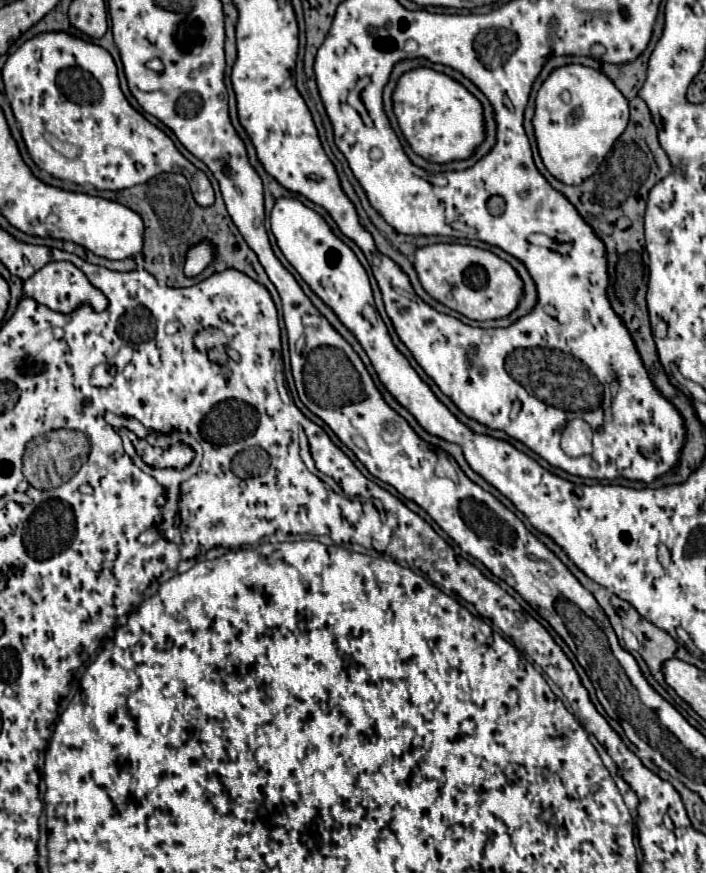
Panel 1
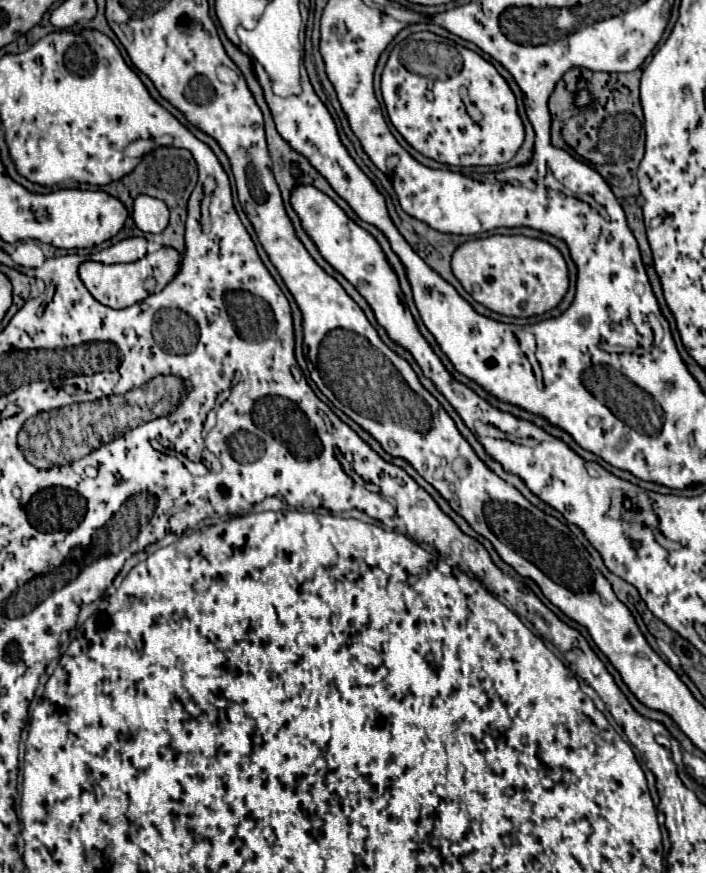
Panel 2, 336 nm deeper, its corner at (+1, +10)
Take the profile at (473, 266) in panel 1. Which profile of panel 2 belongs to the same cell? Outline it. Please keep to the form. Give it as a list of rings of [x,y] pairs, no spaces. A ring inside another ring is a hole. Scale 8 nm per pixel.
[[[524,235],[472,239],[454,251],[452,271],[478,303],[512,317],[534,317],[554,309],[570,287],[568,265],[562,253],[548,241]]]

